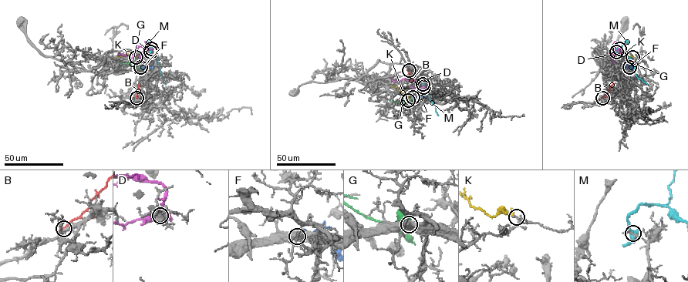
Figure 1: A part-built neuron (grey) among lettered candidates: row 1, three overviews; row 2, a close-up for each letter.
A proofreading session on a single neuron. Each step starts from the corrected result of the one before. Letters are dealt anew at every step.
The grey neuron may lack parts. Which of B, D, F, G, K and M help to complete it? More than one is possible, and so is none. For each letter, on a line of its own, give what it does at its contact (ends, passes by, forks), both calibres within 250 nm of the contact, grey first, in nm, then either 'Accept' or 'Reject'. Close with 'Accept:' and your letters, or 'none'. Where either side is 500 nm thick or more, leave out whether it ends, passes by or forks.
B: It ends there. Thickness 280 nm (grey) against 240 nm. Reject
D: It forks there. Thickness 140 nm (grey) against 440 nm. Reject
F: Thickness 950 nm (grey) against 240 nm. Reject
G: Thickness 900 nm (grey) against 360 nm. Reject
K: It passes by. Thickness 190 nm (grey) against 150 nm. Reject
M: It forks there. Thickness 190 nm (grey) against 440 nm. Reject
Accept: none

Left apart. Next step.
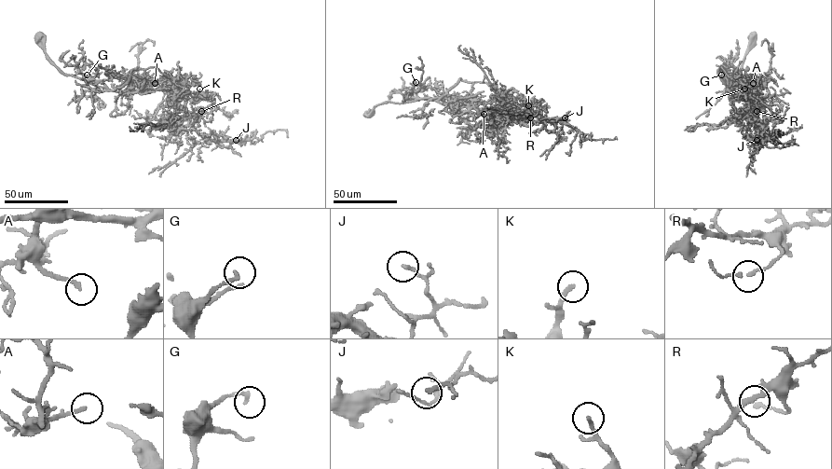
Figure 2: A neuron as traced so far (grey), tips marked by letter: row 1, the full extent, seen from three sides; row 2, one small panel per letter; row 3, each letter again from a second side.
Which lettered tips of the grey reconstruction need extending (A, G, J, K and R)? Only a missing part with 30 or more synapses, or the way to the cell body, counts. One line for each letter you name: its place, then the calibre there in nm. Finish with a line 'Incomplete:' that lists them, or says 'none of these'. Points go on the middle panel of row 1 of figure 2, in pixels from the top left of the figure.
K: at (528, 105); 190 nm thick
Incomplete: K

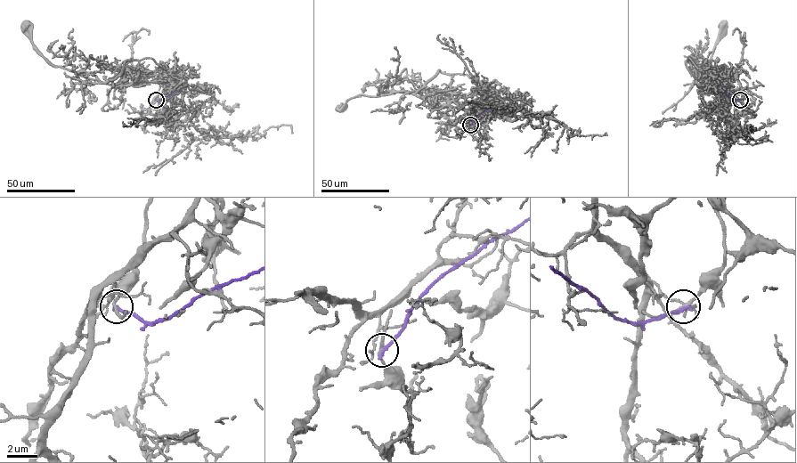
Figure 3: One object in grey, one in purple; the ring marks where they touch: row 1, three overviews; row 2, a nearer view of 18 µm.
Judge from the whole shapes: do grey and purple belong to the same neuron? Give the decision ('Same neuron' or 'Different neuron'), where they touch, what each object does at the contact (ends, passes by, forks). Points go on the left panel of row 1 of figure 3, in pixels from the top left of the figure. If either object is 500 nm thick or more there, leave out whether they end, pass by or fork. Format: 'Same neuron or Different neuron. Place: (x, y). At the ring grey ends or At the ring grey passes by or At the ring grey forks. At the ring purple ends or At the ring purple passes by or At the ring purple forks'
Different neuron. Place: (156, 100). At the ring grey forks. At the ring purple ends

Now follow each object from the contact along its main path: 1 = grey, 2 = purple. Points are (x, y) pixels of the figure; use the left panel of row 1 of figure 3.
1: (156, 99), (159, 85), (149, 74), (129, 72), (111, 85), (90, 74), (53, 67), (32, 43), (28, 25)
2: (156, 99), (160, 101), (174, 90)

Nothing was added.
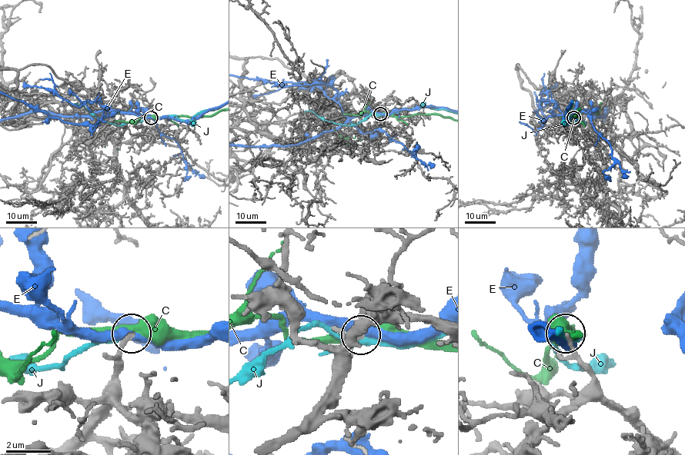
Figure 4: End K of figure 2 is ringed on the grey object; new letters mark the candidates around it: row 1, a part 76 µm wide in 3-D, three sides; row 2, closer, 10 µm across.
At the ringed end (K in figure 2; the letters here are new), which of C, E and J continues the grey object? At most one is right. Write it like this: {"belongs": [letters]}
{"belongs": []}

